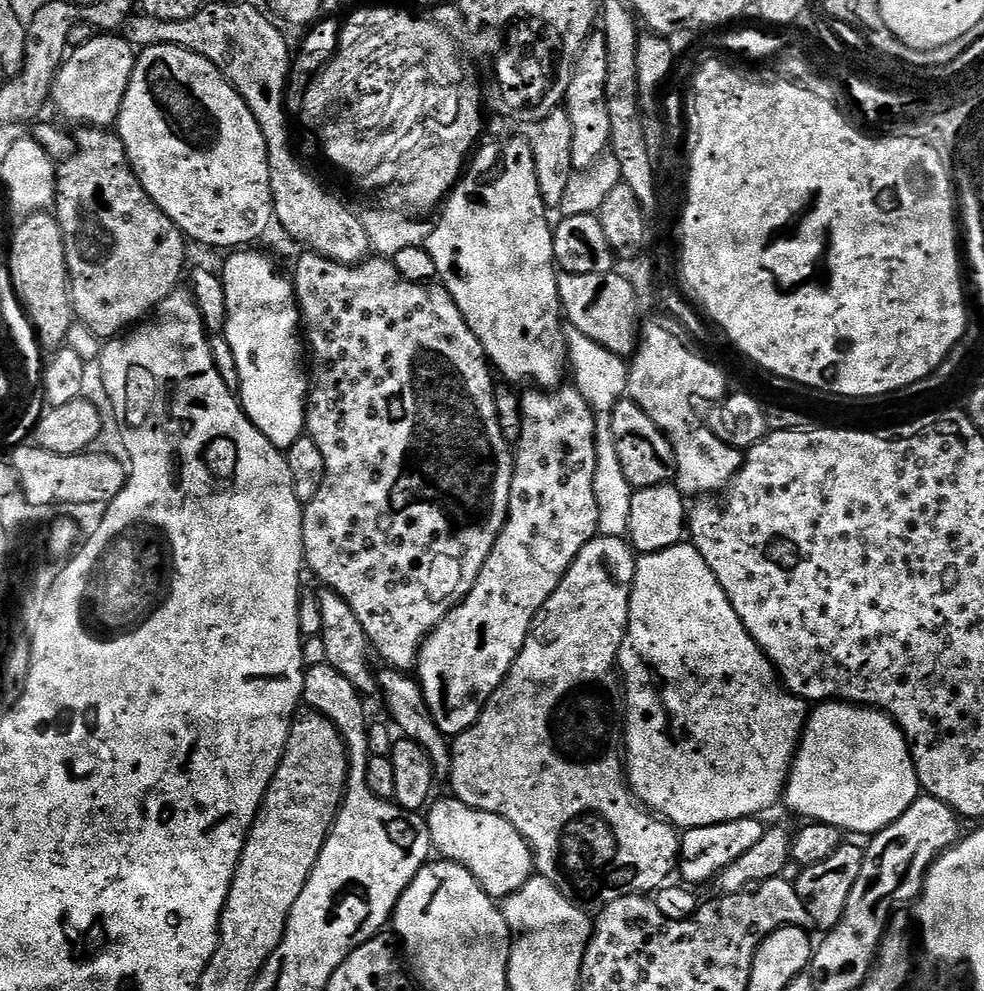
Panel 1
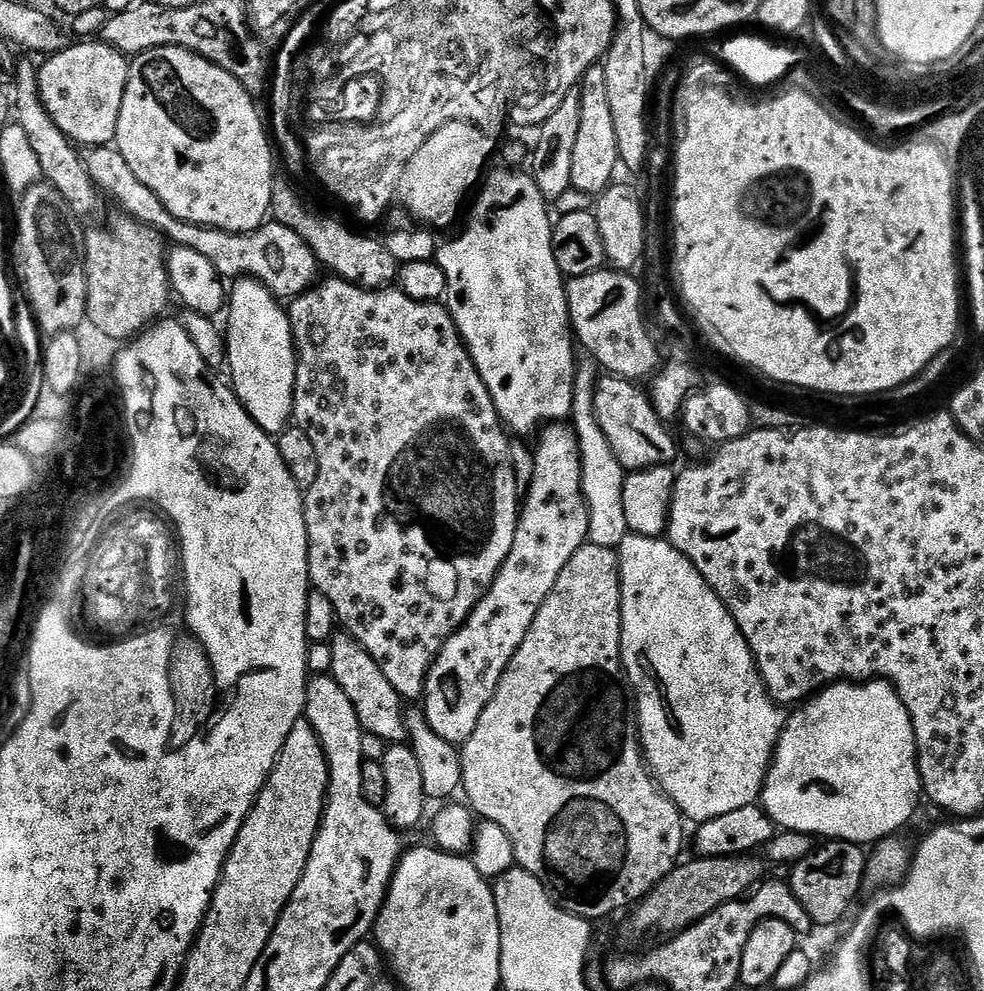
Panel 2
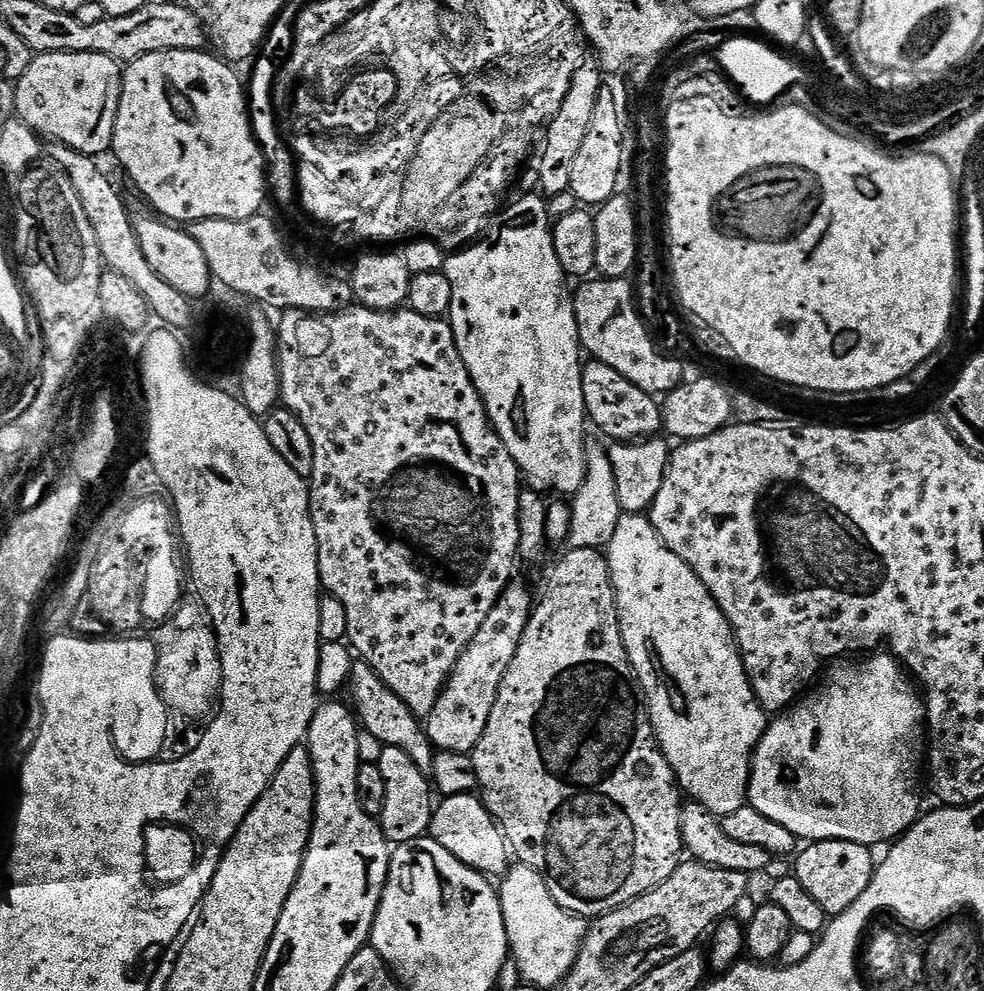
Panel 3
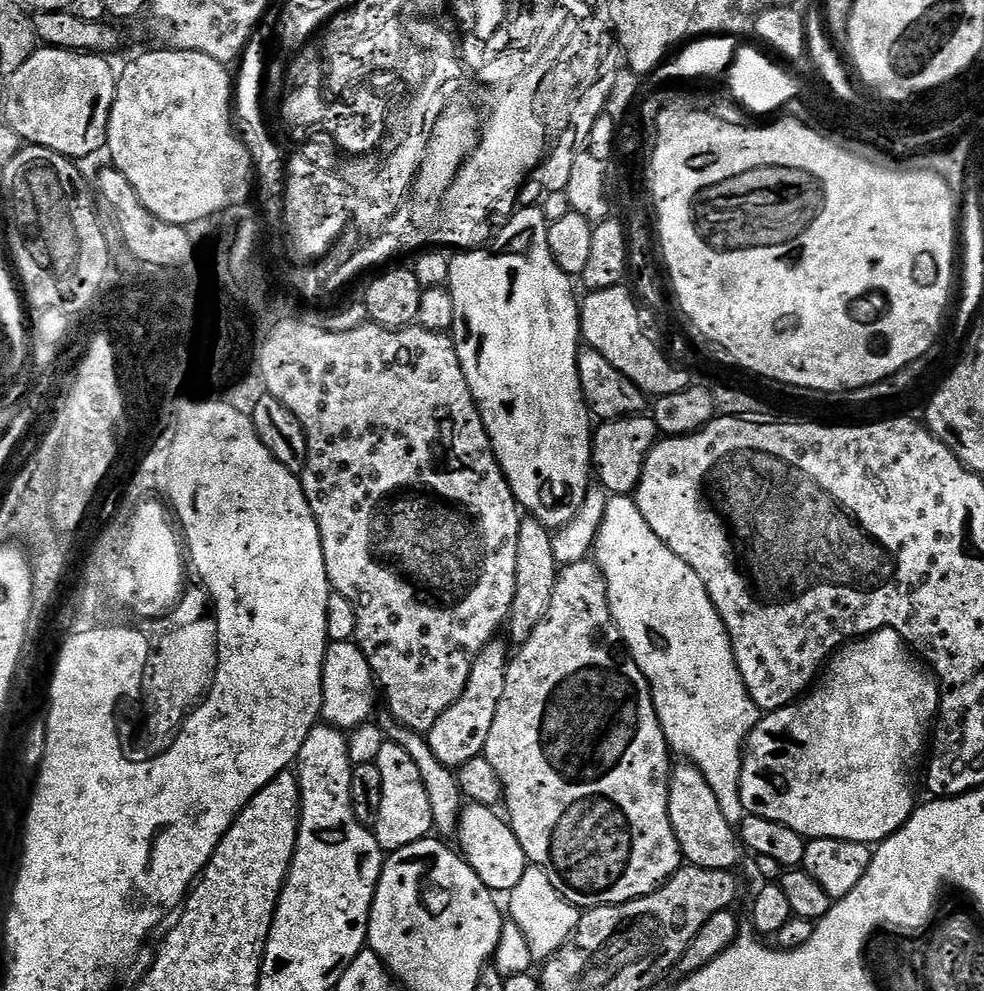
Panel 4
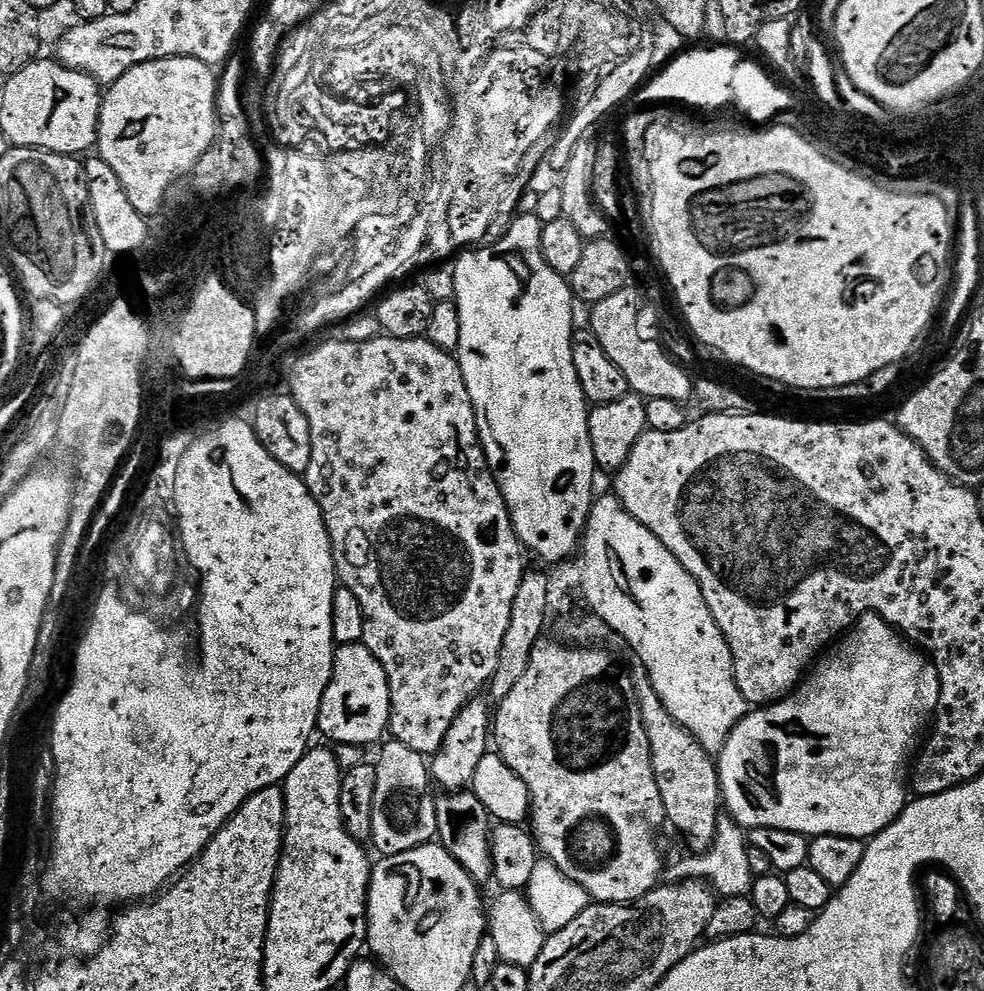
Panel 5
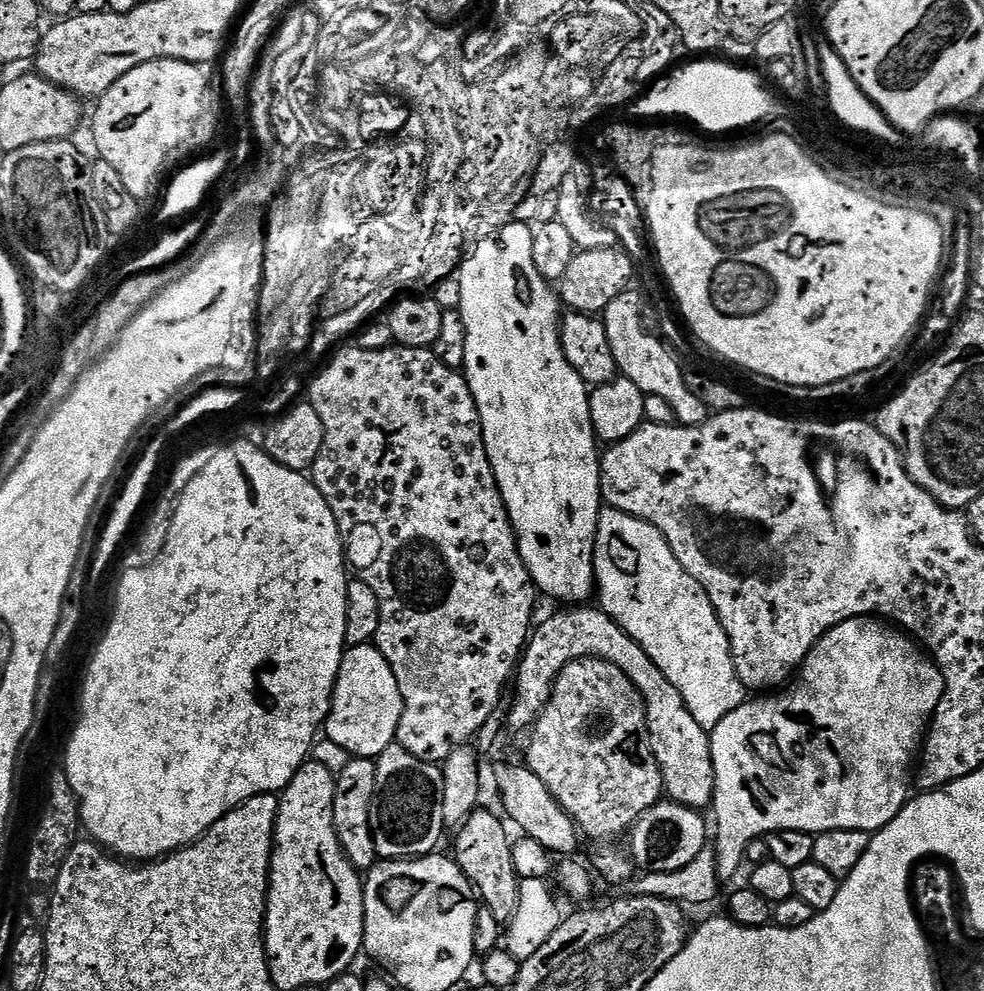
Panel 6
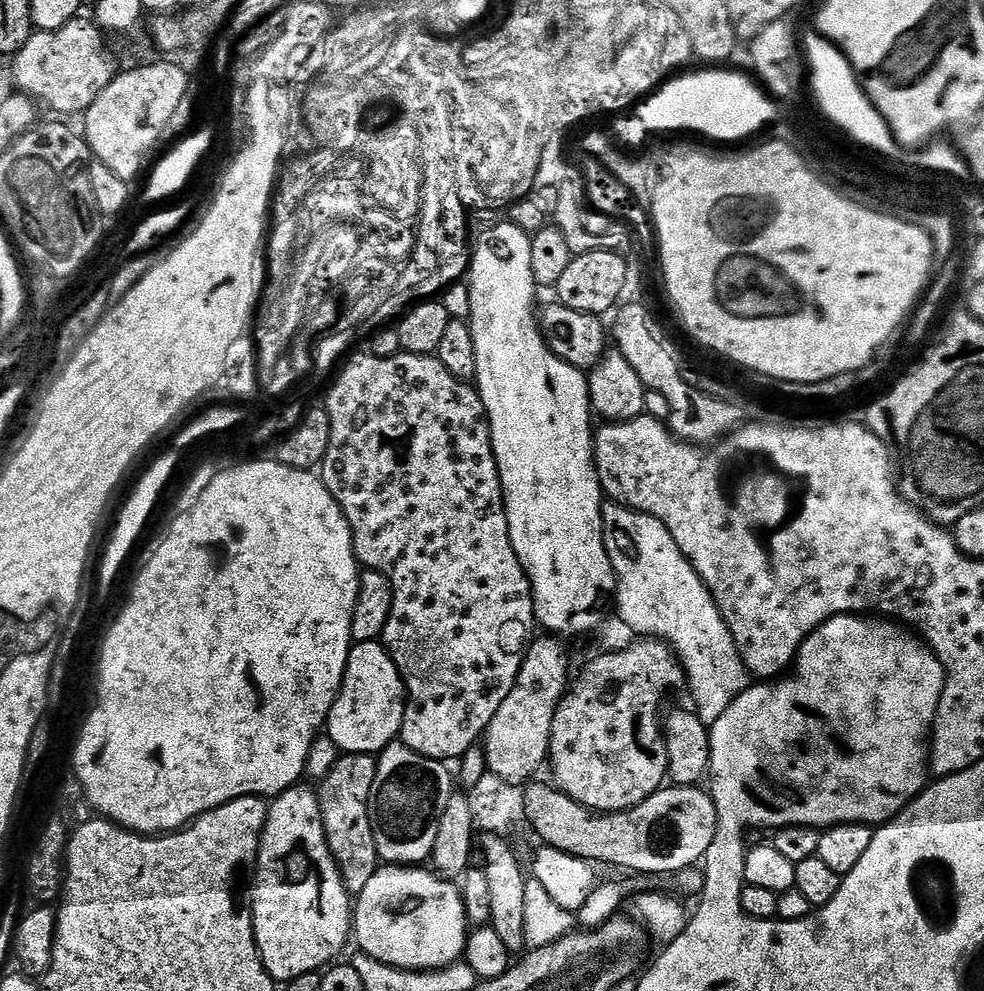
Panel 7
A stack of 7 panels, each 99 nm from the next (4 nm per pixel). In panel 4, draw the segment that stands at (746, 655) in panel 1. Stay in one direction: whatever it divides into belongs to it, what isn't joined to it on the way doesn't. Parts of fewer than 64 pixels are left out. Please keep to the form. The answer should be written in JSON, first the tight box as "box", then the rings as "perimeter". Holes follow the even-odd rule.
{"box":[594,495,762,825],"perimeter":[[[609,495],[606,514],[598,530],[594,560],[604,576],[608,608],[620,632],[623,647],[638,670],[642,670],[648,689],[652,691],[652,701],[669,749],[698,769],[708,783],[708,791],[718,798],[726,822],[739,825],[746,815],[739,799],[740,767],[748,736],[762,713],[742,682],[728,631],[718,610],[710,602],[706,586],[702,586],[702,578],[698,578],[698,574],[694,574],[694,570],[690,570],[690,566],[686,566],[686,562],[682,562],[682,558],[678,558],[678,554],[674,554],[654,530],[650,530],[631,495]]]}

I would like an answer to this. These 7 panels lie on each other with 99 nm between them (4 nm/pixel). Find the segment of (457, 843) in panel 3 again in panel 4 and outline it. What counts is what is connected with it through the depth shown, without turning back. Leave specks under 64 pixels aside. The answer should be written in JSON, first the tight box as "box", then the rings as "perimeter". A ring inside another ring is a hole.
{"box":[456,803,528,894],"perimeter":[[[467,803],[461,809],[456,842],[461,855],[494,894],[506,894],[518,884],[528,867],[525,850],[507,821],[487,804]]]}

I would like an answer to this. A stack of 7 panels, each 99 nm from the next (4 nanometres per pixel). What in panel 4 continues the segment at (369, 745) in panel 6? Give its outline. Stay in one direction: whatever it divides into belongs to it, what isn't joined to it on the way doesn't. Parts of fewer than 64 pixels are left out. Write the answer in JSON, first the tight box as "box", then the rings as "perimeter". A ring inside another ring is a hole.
{"box":[320,640,378,730],"perimeter":[[[352,640],[329,643],[322,670],[322,706],[320,714],[325,725],[341,730],[357,728],[373,719],[372,711],[378,704],[376,676],[370,670],[366,654]]]}

